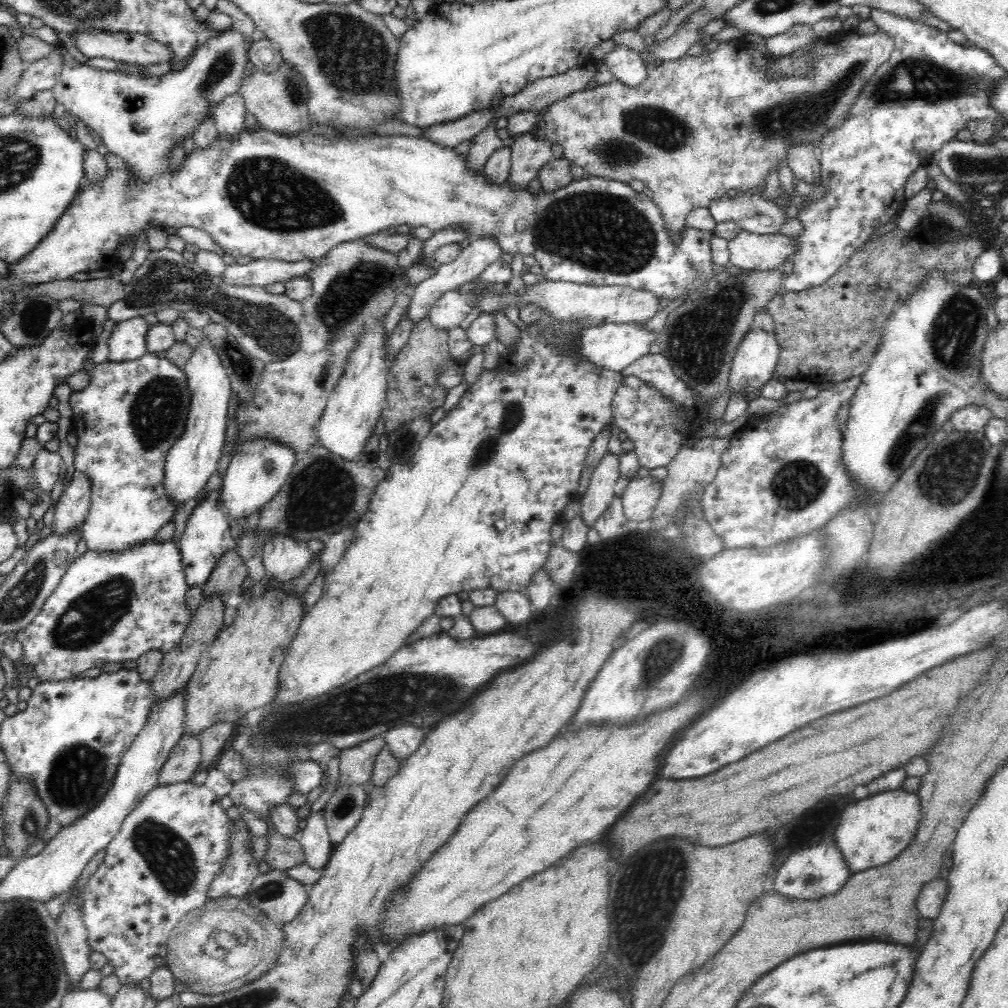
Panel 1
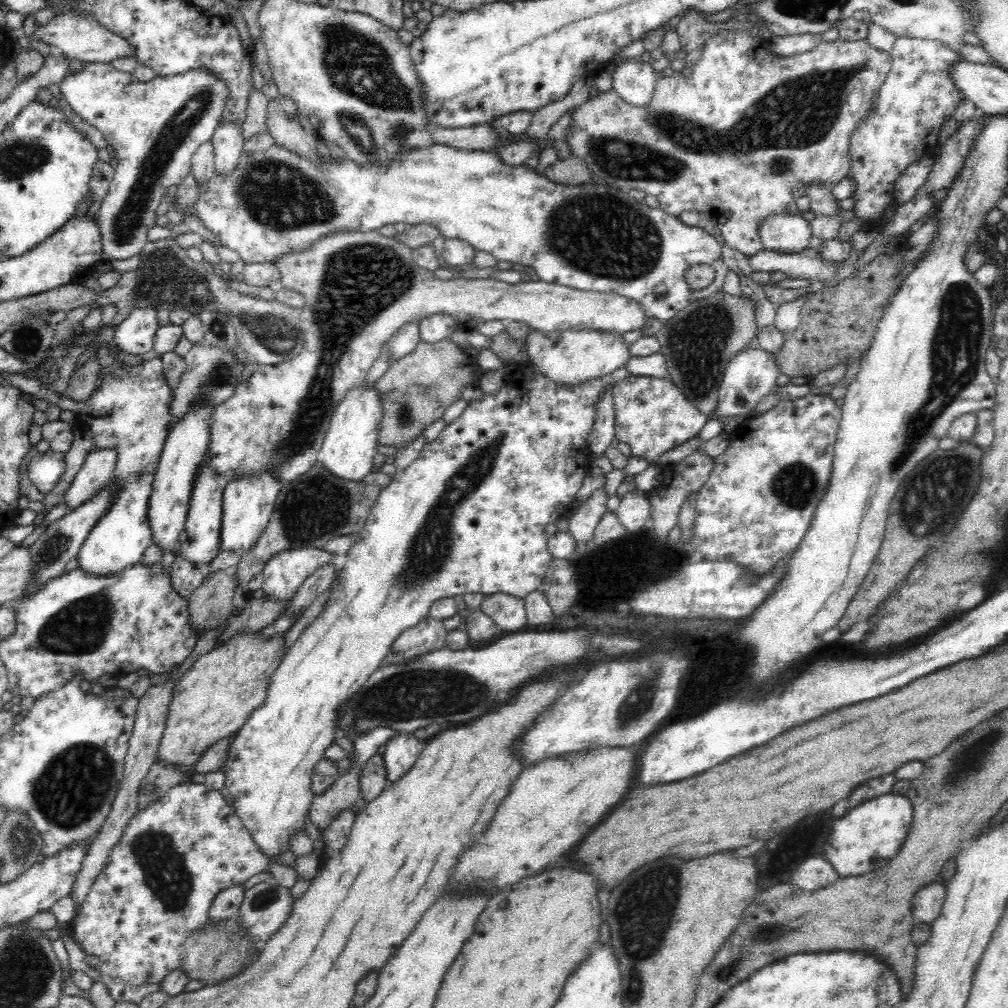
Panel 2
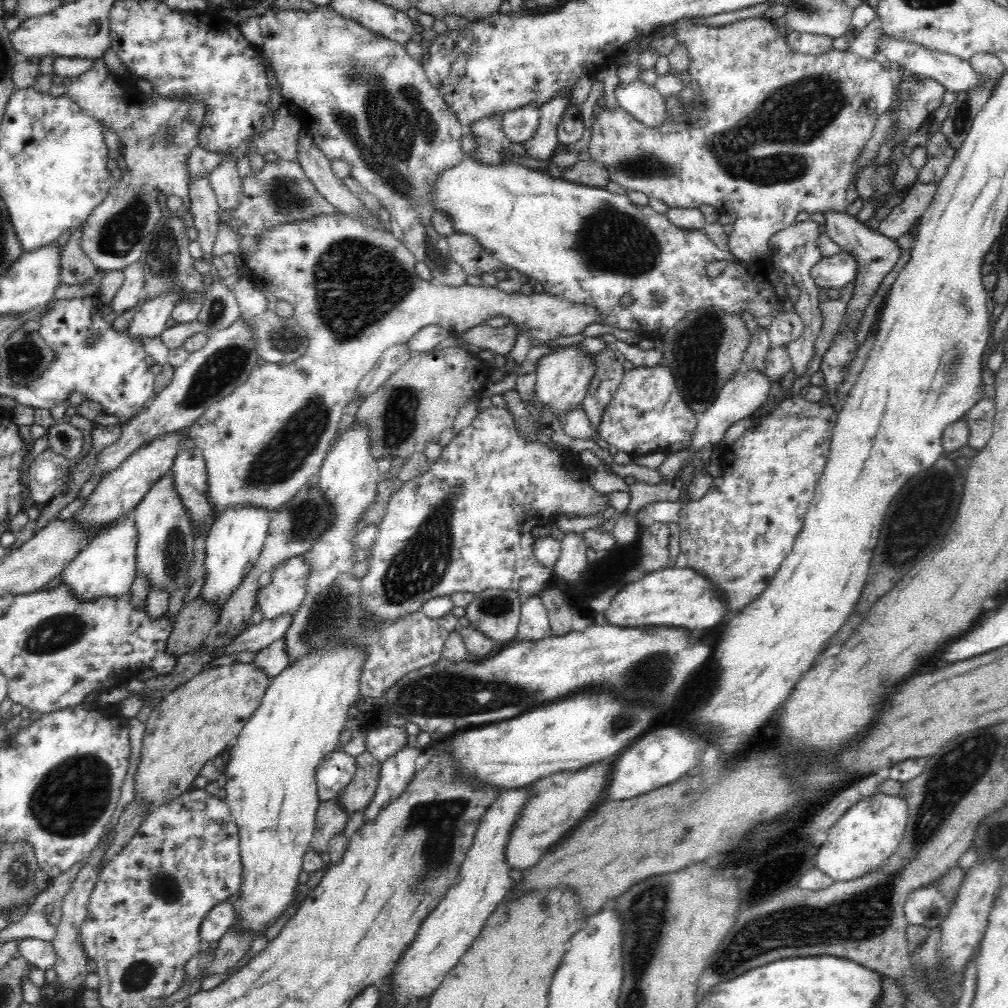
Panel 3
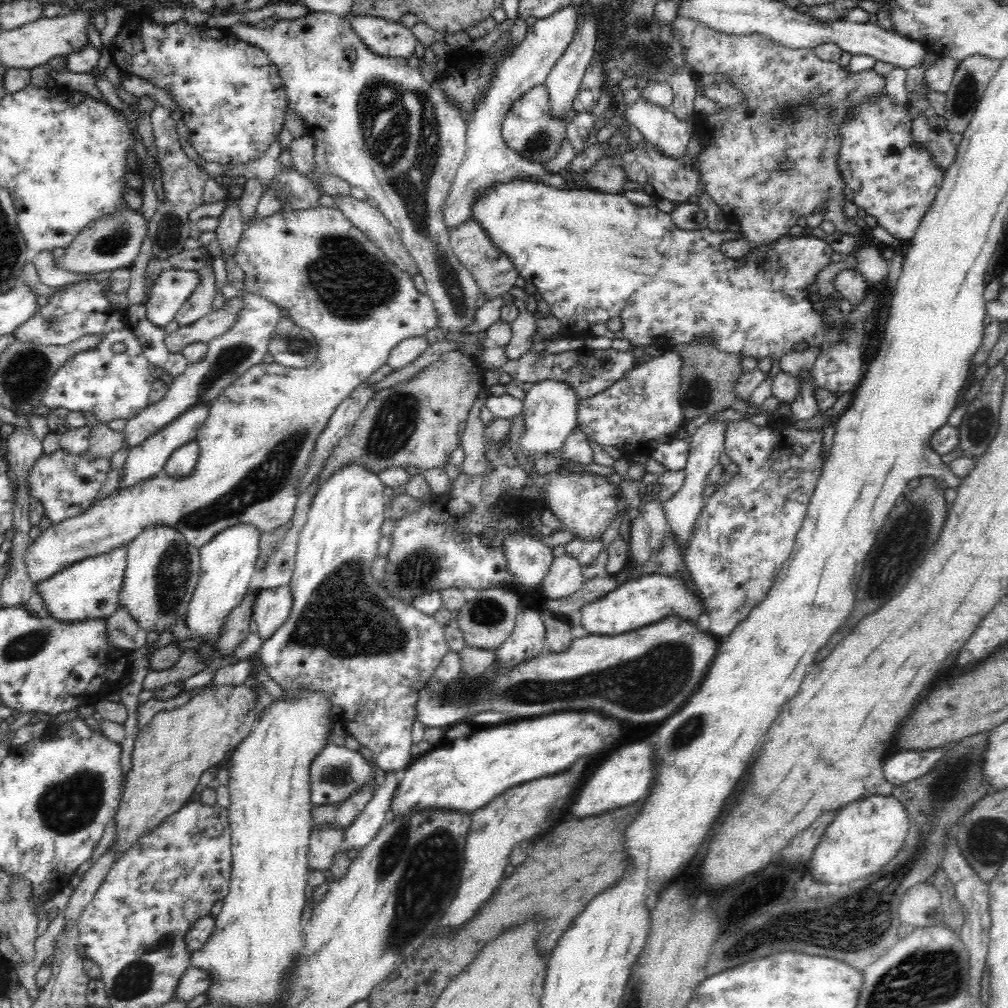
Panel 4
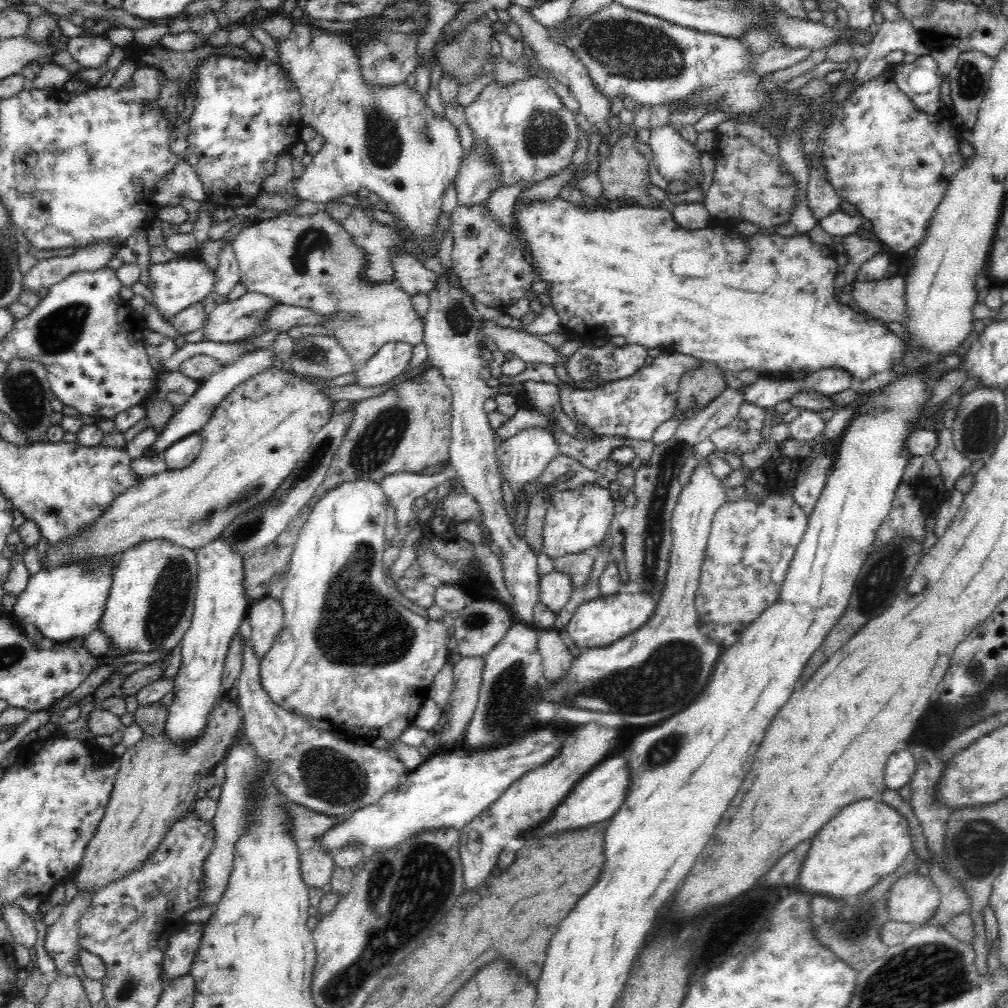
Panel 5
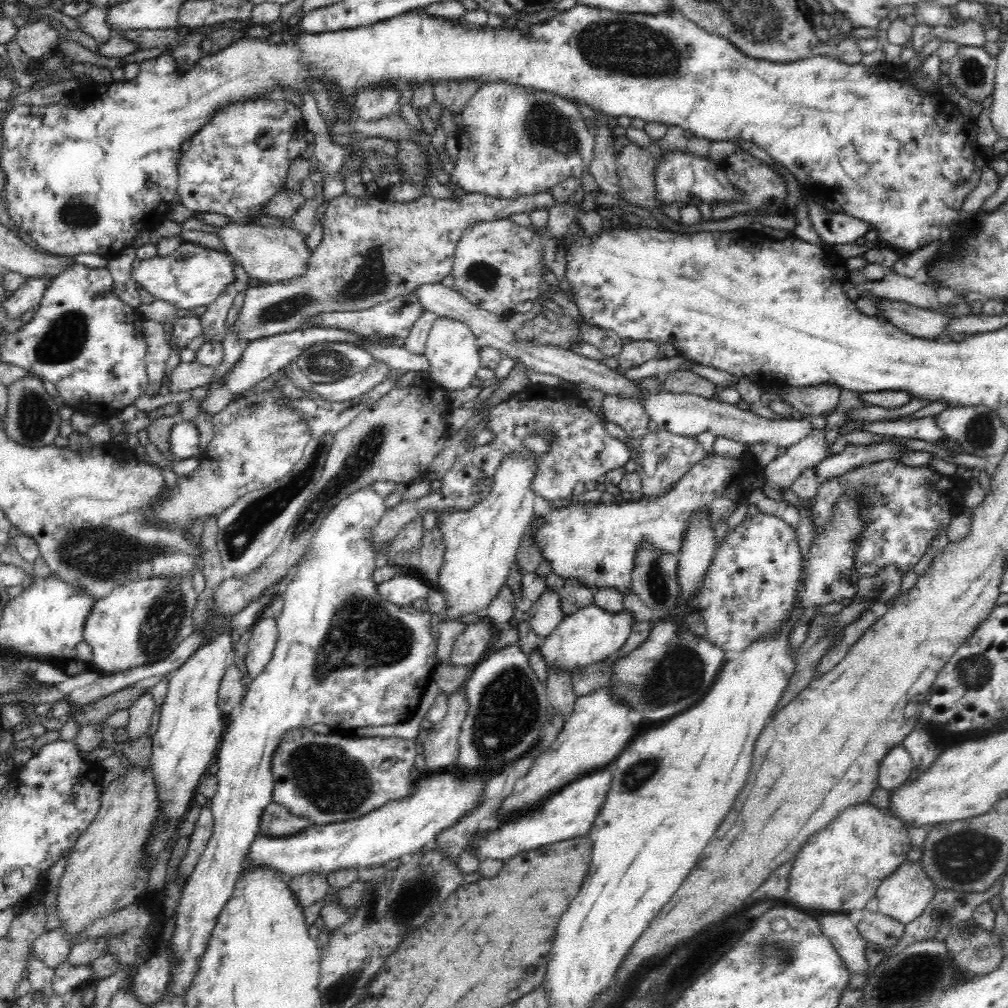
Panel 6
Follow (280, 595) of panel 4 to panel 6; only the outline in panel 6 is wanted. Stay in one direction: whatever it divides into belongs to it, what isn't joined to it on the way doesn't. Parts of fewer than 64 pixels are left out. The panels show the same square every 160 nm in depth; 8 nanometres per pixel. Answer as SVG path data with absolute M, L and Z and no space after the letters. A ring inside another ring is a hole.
M266 612L251 629L251 640L244 656L244 677L248 682L254 680L270 662L278 639L277 622Z

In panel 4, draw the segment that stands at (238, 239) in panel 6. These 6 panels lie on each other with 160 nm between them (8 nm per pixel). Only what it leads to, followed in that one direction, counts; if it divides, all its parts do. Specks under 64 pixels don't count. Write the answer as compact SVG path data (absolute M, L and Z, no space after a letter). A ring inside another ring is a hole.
M310 208L307 210L291 210L284 209L281 213L268 216L267 218L256 219L249 228L244 228L241 234L240 242L238 243L237 253L234 256L236 263L245 273L245 281L243 283L243 291L248 291L252 294L260 295L262 298L272 301L281 308L286 308L290 313L290 318L293 324L309 330L315 337L319 346L320 356L316 360L316 364L308 365L305 369L284 368L277 363L265 364L260 362L254 366L250 366L242 376L235 378L226 388L222 389L220 396L215 401L210 402L208 410L208 418L205 418L204 424L197 432L195 441L199 444L200 454L194 468L190 470L188 476L184 478L174 478L167 474L162 469L148 480L142 480L134 486L128 488L118 488L114 490L110 496L106 496L102 500L94 503L84 514L76 515L72 518L67 518L58 524L51 525L45 532L41 533L39 537L28 547L28 554L26 556L26 567L28 567L28 575L30 581L34 585L47 580L54 574L65 570L80 559L96 558L102 554L108 554L108 551L116 550L119 546L127 545L132 542L143 530L154 525L164 525L180 531L184 535L184 539L192 546L201 547L208 544L220 531L226 530L229 526L236 526L237 524L248 524L256 527L260 533L268 533L286 522L289 522L293 517L296 498L296 480L300 476L300 472L304 470L304 466L308 464L310 452L314 450L316 438L318 434L326 428L326 424L336 407L347 397L350 393L370 374L376 372L382 365L387 364L389 353L392 348L400 344L405 338L416 338L425 336L425 334L438 326L438 317L432 305L432 299L428 297L427 293L420 293L414 286L413 278L408 273L398 269L393 265L380 247L376 247L368 237L356 226L350 223L350 220L342 214L337 208Z

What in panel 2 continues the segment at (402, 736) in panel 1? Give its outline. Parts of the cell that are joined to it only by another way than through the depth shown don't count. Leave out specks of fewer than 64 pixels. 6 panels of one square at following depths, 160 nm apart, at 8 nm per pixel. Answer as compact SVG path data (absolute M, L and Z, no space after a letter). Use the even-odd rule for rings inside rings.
M400 732L386 742L382 755L388 785L400 780L412 768L426 745L426 742L419 742L412 733L406 732Z

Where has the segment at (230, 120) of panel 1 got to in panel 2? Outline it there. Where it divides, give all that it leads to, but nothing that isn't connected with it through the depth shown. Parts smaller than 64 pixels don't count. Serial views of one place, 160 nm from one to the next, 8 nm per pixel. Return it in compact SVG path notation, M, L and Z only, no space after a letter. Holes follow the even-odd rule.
M220 124L215 129L211 144L214 152L216 175L231 175L242 158L245 140L236 124Z

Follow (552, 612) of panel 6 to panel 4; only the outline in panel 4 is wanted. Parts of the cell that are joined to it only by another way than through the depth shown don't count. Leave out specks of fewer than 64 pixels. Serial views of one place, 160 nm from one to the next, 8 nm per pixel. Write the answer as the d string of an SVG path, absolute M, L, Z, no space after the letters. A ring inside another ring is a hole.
M570 556L554 558L550 571L541 581L541 590L548 599L561 599L575 594L585 584L582 568Z

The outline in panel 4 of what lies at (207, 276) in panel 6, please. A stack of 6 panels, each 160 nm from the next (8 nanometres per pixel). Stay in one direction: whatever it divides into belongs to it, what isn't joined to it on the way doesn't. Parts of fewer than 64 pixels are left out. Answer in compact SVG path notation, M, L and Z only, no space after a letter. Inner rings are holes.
M163 269L152 284L149 301L144 304L148 320L158 328L175 320L176 313L200 284L200 279L199 270Z

